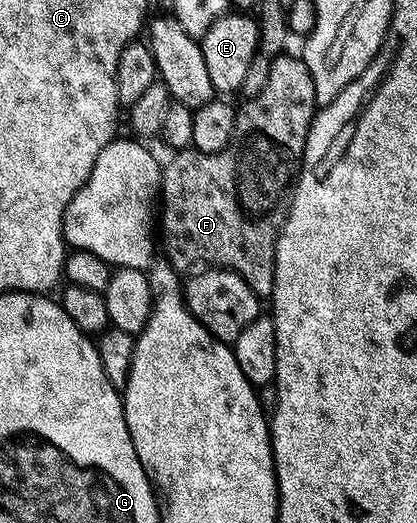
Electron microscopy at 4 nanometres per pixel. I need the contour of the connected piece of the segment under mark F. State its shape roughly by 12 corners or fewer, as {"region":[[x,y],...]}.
{"region":[[297,54],[220,153],[162,167],[160,239],[270,297],[318,102]]}

